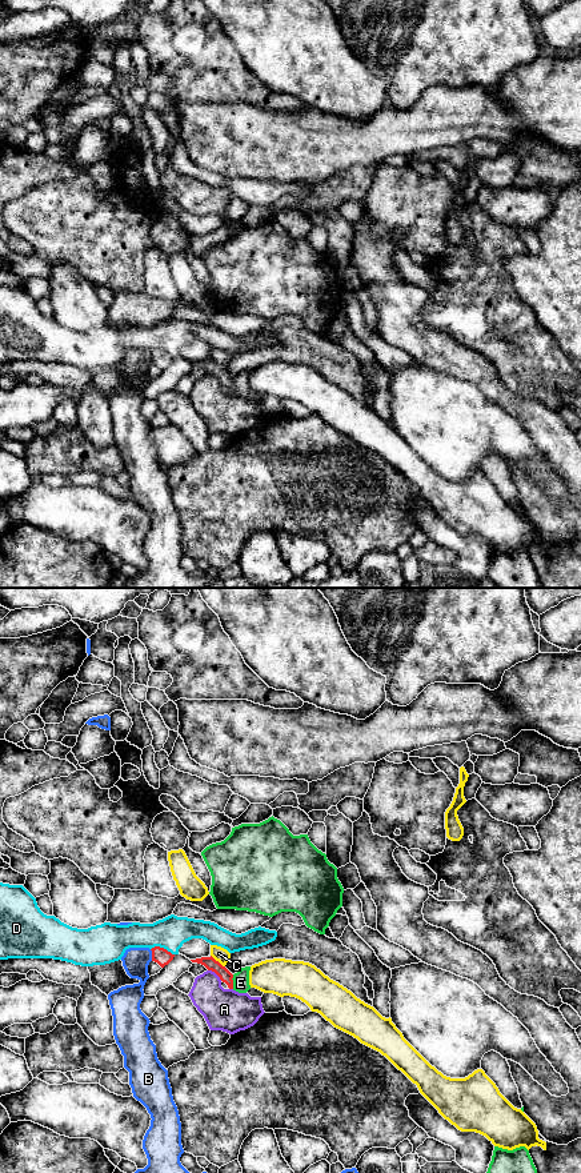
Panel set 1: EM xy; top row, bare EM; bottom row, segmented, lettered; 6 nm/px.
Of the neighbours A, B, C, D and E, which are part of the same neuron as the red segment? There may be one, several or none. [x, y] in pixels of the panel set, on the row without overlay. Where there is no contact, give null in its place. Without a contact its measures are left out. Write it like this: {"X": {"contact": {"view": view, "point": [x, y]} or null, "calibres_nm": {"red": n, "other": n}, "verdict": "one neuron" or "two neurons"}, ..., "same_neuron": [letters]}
{"A": {"contact": {"view": "xy", "point": [215, 375]}, "calibres_nm": {"red": 80, "other": 260}, "verdict": "two neurons"}, "B": {"contact": {"view": "xy", "point": [152, 357]}, "calibres_nm": {"red": 100, "other": 160}, "verdict": "two neurons"}, "C": {"contact": {"view": "xy", "point": [217, 364]}, "calibres_nm": {"red": 80, "other": 90}, "verdict": "two neurons"}, "D": {"contact": {"view": "xy", "point": [163, 351]}, "calibres_nm": {"red": 100, "other": 190}, "verdict": "two neurons"}, "E": {"contact": {"view": "xy", "point": [232, 384]}, "calibres_nm": {"red": 80, "other": 100}, "verdict": "two neurons"}, "same_neuron": []}

